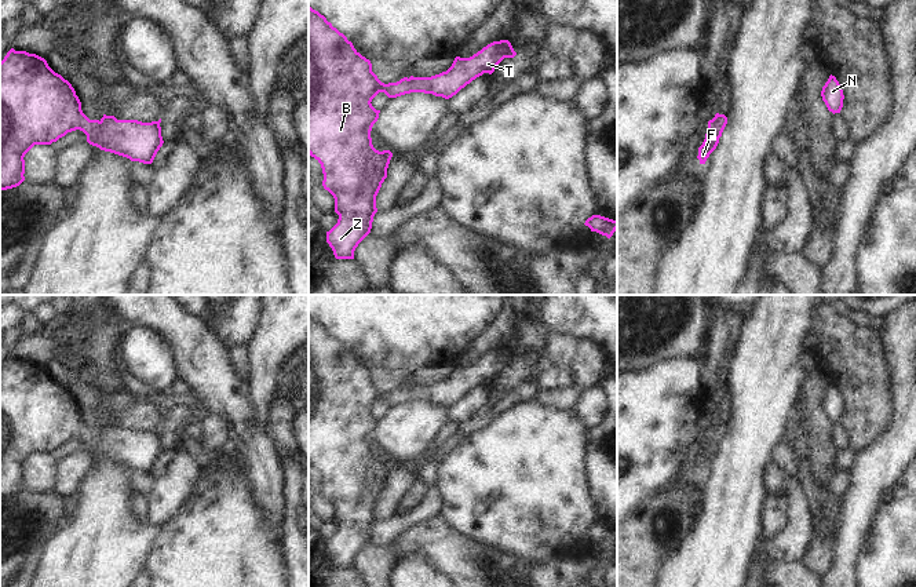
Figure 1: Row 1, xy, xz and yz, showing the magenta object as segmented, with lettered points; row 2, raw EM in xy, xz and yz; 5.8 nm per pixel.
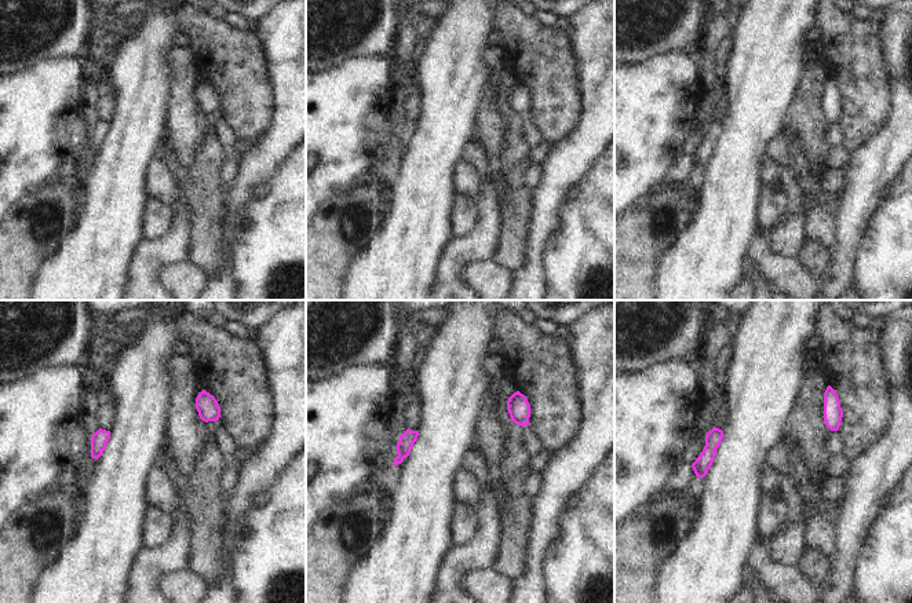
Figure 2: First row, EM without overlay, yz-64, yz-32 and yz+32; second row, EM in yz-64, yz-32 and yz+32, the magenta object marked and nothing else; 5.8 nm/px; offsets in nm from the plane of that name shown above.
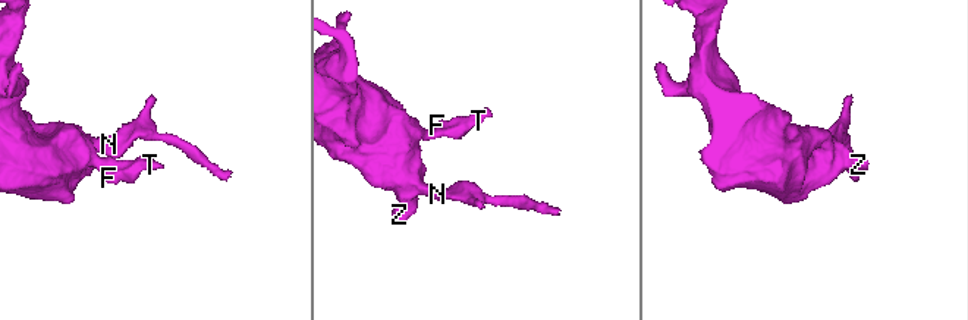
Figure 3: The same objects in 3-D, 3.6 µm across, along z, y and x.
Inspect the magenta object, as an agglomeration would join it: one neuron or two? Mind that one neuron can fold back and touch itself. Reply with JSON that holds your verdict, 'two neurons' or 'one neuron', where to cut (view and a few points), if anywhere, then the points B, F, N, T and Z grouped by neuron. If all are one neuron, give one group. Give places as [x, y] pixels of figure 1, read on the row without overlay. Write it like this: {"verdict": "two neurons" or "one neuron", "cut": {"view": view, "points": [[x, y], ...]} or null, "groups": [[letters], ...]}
{"verdict": "one neuron", "cut": null, "groups": [["B", "F", "N", "T", "Z"]]}

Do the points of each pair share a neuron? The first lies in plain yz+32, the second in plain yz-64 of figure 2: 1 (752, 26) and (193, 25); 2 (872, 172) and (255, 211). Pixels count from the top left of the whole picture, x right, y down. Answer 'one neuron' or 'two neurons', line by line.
1: two neurons
2: two neurons

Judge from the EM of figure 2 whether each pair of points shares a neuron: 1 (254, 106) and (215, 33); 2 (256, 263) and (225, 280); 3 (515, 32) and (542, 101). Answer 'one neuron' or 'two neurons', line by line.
1: one neuron
2: two neurons
3: one neuron

